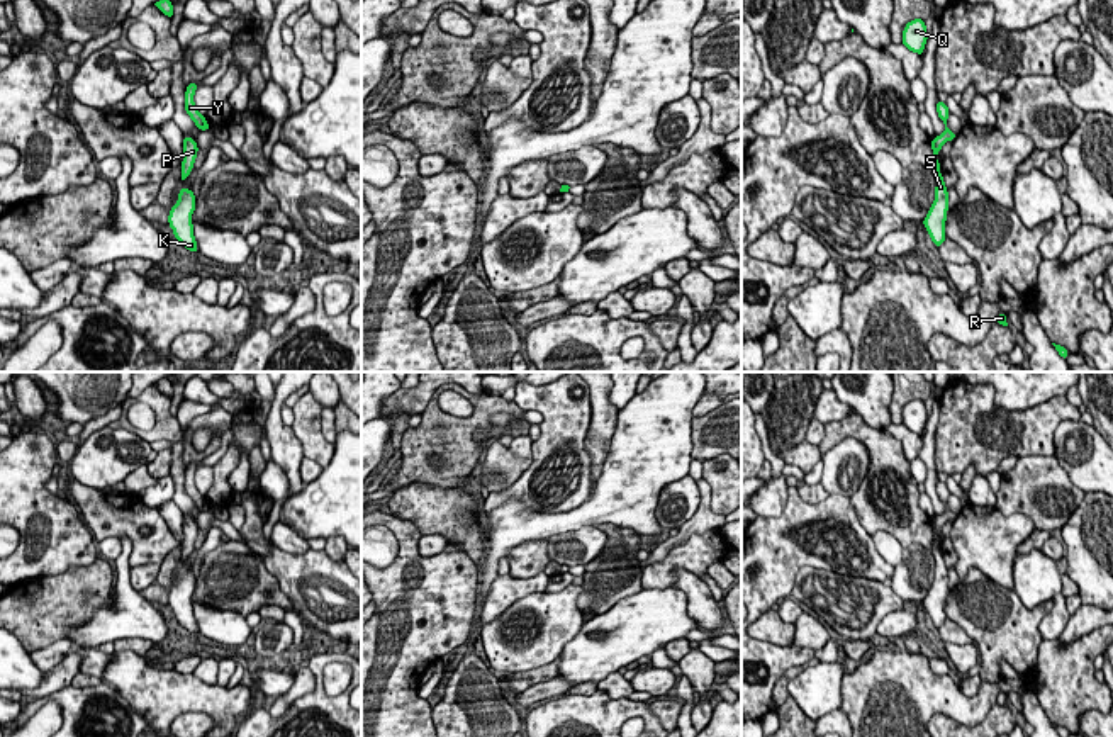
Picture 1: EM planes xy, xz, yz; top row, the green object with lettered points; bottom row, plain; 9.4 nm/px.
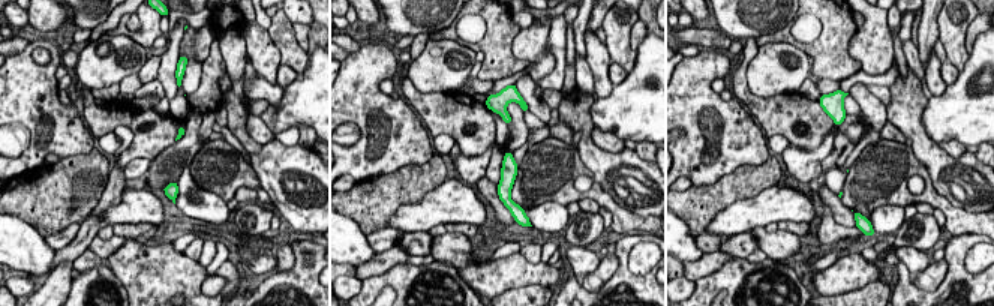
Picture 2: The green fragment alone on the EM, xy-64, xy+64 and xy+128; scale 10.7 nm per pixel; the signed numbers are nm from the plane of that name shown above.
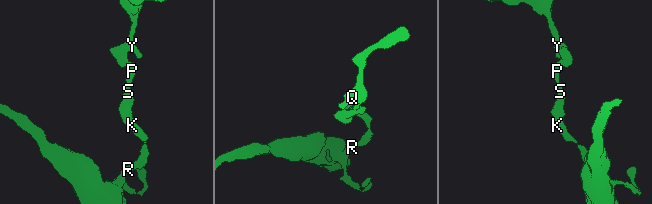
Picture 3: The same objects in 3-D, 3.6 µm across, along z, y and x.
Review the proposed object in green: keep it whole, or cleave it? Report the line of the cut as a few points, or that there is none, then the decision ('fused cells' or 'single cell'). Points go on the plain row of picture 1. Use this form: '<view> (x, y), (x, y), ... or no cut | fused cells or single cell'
no cut | single cell

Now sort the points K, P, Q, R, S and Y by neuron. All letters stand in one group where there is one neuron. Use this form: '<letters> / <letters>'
K P Q R S Y

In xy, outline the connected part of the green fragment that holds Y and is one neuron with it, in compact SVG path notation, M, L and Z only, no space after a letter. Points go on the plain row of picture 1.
M190 462L188 467L187 467L187 470L185 470L185 492L195 503L195 506L199 508L199 511L209 511L210 509L209 503L199 492L199 489L195 487L195 482L193 482L193 475L195 475L197 465L199 464Z

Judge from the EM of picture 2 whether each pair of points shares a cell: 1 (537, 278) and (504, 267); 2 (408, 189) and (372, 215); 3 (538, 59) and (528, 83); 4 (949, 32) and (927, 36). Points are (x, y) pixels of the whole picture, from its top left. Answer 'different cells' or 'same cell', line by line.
1: same cell
2: same cell
3: different cells
4: different cells

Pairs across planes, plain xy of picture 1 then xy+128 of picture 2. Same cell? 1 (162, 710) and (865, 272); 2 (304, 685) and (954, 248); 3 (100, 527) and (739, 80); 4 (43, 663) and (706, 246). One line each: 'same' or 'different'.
1: same
2: different
3: same
4: same

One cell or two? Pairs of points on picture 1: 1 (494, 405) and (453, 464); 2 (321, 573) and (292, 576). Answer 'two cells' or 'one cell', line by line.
1: one cell
2: one cell

